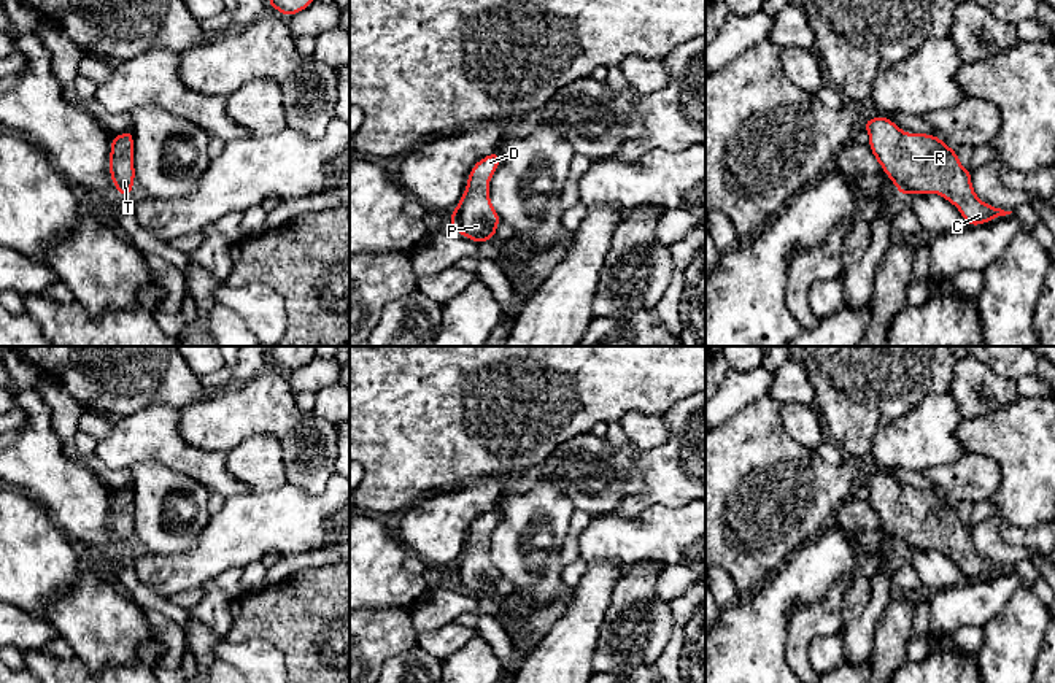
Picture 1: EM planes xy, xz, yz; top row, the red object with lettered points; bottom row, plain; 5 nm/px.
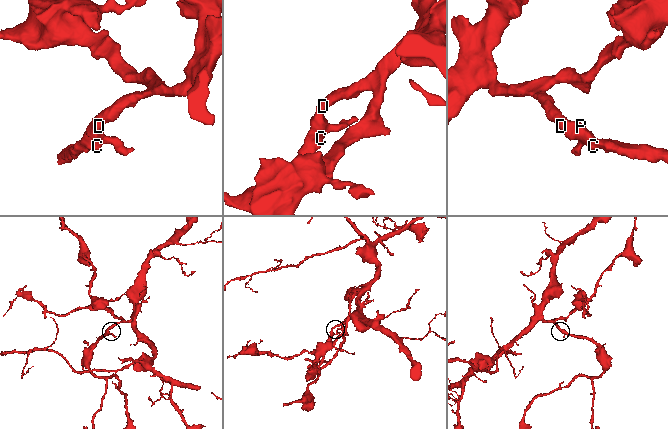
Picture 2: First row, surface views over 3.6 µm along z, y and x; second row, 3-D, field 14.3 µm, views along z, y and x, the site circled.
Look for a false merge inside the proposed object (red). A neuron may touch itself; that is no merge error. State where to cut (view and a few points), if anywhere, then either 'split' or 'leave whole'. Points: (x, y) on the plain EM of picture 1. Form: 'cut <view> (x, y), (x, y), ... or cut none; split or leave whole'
cut none; leave whole

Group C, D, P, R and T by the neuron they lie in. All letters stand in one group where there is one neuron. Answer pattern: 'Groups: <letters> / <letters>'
Groups: C D P R T

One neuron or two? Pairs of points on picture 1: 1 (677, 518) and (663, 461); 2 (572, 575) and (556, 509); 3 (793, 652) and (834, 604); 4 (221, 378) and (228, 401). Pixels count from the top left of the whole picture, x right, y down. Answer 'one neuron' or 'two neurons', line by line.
1: two neurons
2: two neurons
3: one neuron
4: two neurons

